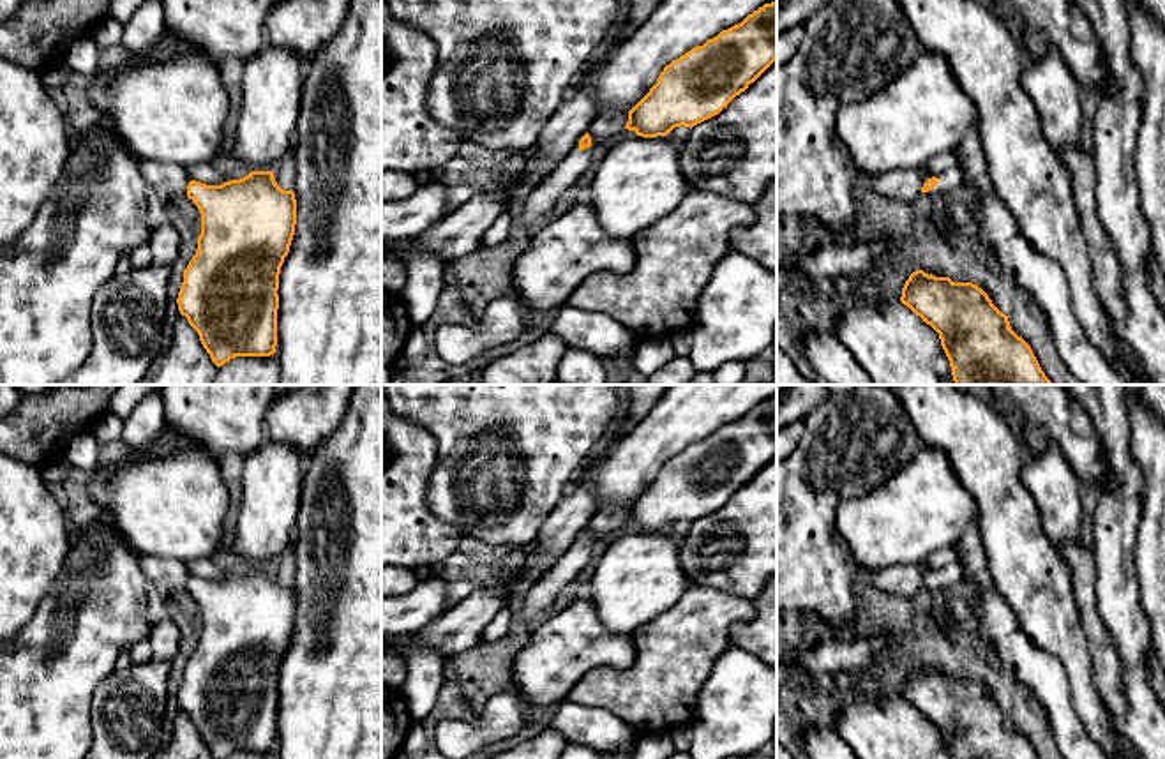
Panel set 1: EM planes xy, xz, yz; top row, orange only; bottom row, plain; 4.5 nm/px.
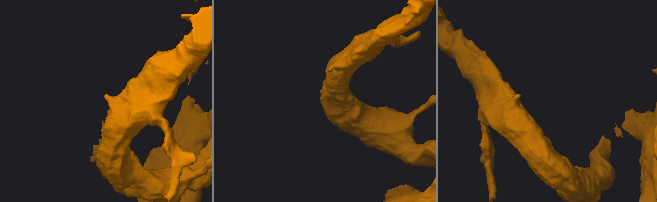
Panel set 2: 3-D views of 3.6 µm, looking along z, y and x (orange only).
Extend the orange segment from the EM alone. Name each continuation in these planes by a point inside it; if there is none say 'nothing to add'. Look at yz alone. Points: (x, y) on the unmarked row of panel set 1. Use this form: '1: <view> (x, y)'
1: yz (954, 572)

